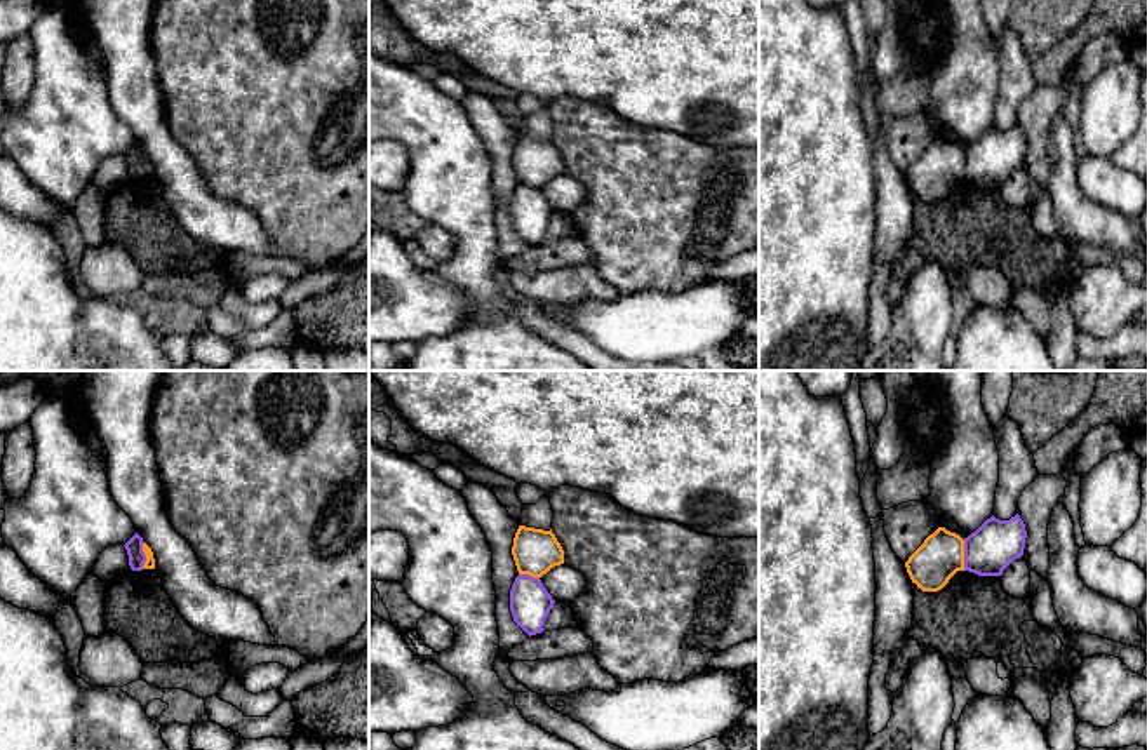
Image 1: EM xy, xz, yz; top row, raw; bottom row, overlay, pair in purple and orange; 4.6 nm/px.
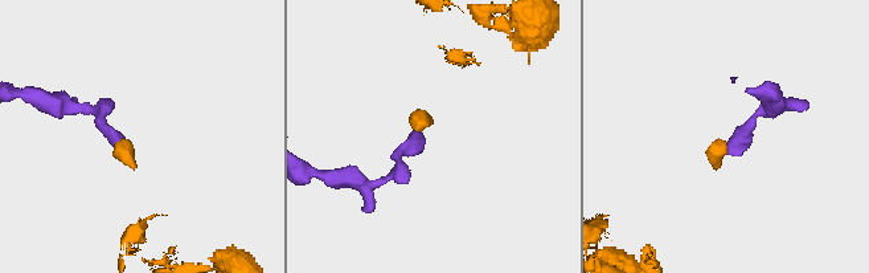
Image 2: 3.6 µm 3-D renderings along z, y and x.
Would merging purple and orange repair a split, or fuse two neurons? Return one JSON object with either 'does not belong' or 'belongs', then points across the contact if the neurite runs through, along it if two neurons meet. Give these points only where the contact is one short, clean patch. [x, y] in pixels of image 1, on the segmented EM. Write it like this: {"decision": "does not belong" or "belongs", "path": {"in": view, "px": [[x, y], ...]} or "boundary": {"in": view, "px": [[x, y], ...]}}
{"decision": "does not belong", "boundary": {"in": "yz", "px": [[963, 540], [965, 569]]}}

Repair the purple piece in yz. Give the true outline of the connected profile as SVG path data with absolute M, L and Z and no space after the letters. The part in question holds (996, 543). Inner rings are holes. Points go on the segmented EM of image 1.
M1016 513L1009 520L994 515L964 538L964 571L978 576L1001 576L1025 548L1025 524Z

